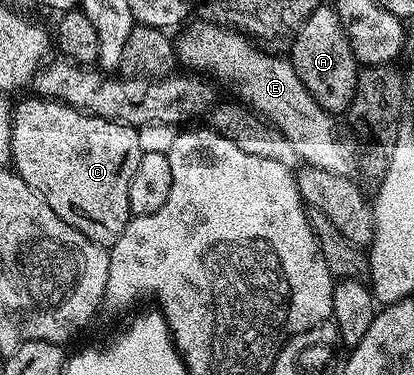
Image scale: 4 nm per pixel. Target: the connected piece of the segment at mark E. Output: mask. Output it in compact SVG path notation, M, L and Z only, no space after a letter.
M217 23L197 24L187 24L181 30L183 33L176 37L176 61L179 66L231 89L235 93L231 94L247 109L253 109L259 117L288 135L292 147L296 147L299 162L320 167L320 171L332 171L332 175L354 177L357 174L358 165L338 134L335 114L320 107L309 94L290 60L259 47L236 29L227 29Z

